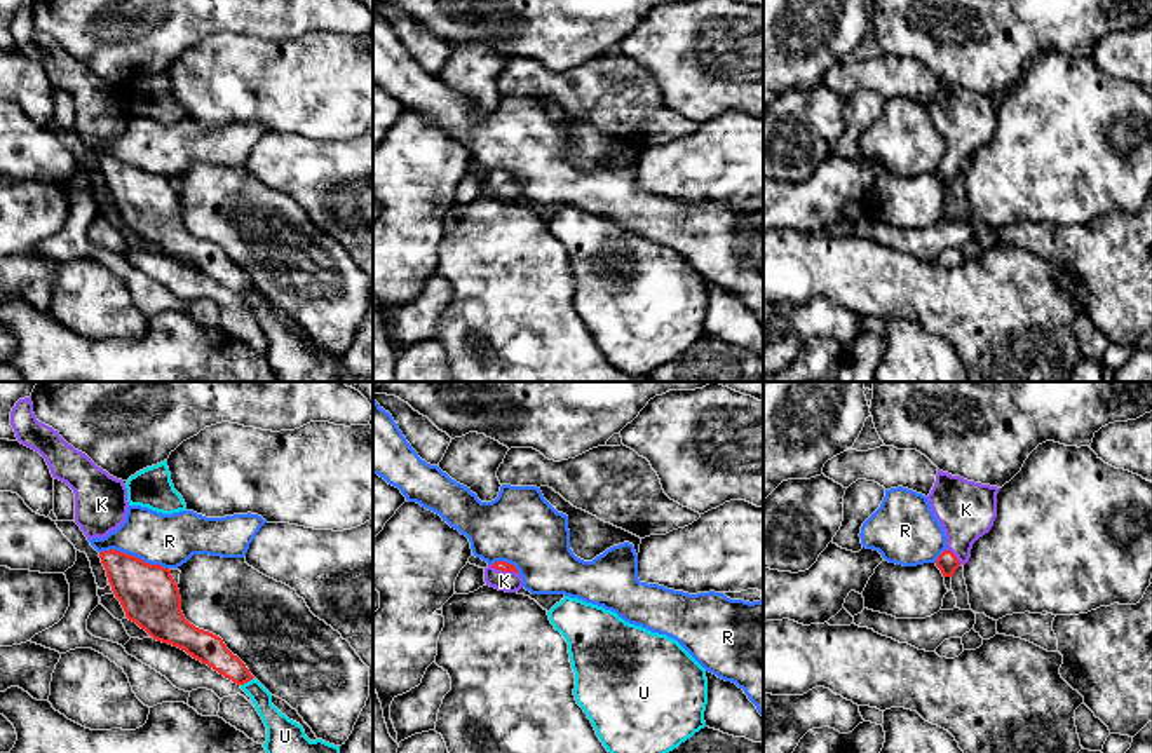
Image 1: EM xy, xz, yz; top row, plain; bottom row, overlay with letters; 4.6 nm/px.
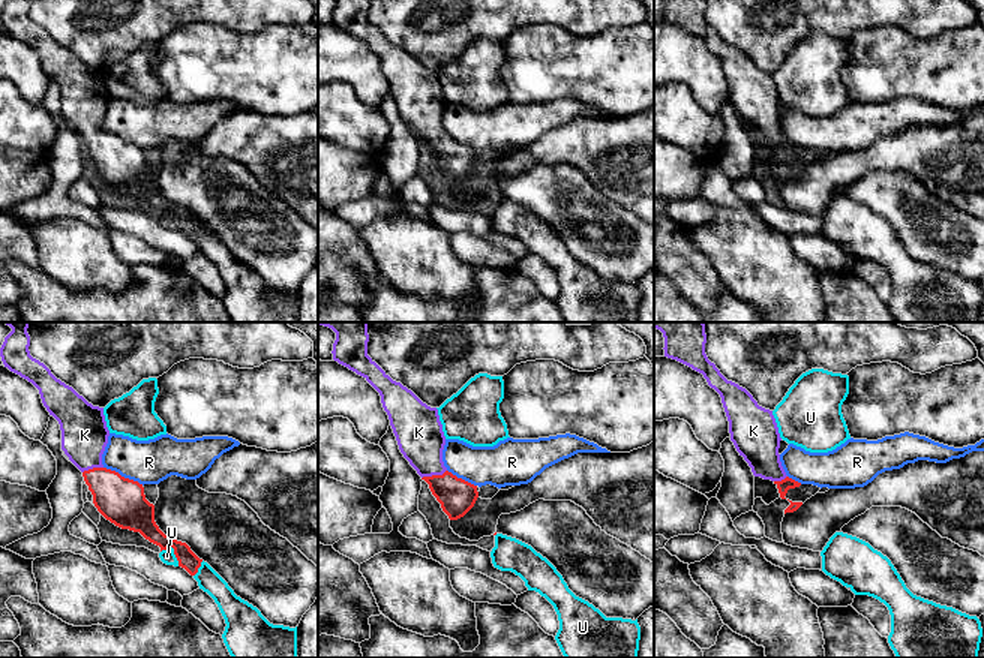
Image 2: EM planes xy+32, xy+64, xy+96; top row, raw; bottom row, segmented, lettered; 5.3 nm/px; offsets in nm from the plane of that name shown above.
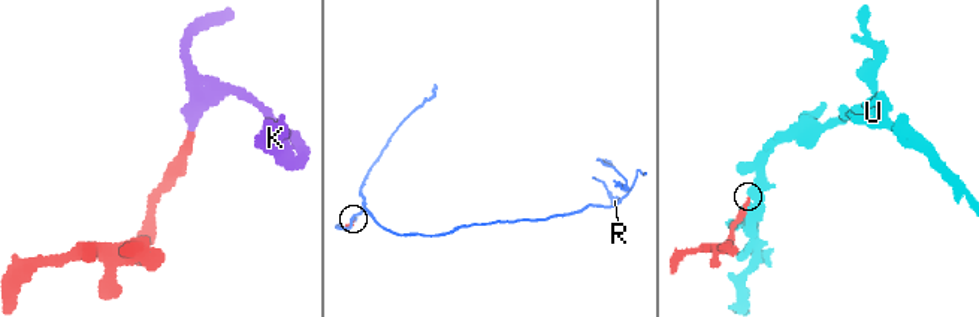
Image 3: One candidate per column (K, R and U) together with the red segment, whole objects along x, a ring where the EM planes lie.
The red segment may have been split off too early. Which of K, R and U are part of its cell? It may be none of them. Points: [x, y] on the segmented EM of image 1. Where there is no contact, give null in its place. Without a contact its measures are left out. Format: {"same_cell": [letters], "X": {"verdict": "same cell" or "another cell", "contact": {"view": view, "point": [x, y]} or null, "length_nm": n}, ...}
{"same_cell": ["K"], "K": {"verdict": "same cell", "contact": {"view": "xz", "point": [504, 570]}, "length_nm": 140}, "R": {"verdict": "another cell", "contact": {"view": "xy", "point": [135, 556]}, "length_nm": 340}, "U": {"verdict": "another cell", "contact": {"view": "xy", "point": [246, 682]}, "length_nm": 80}}

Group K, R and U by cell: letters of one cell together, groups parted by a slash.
K / R / U

